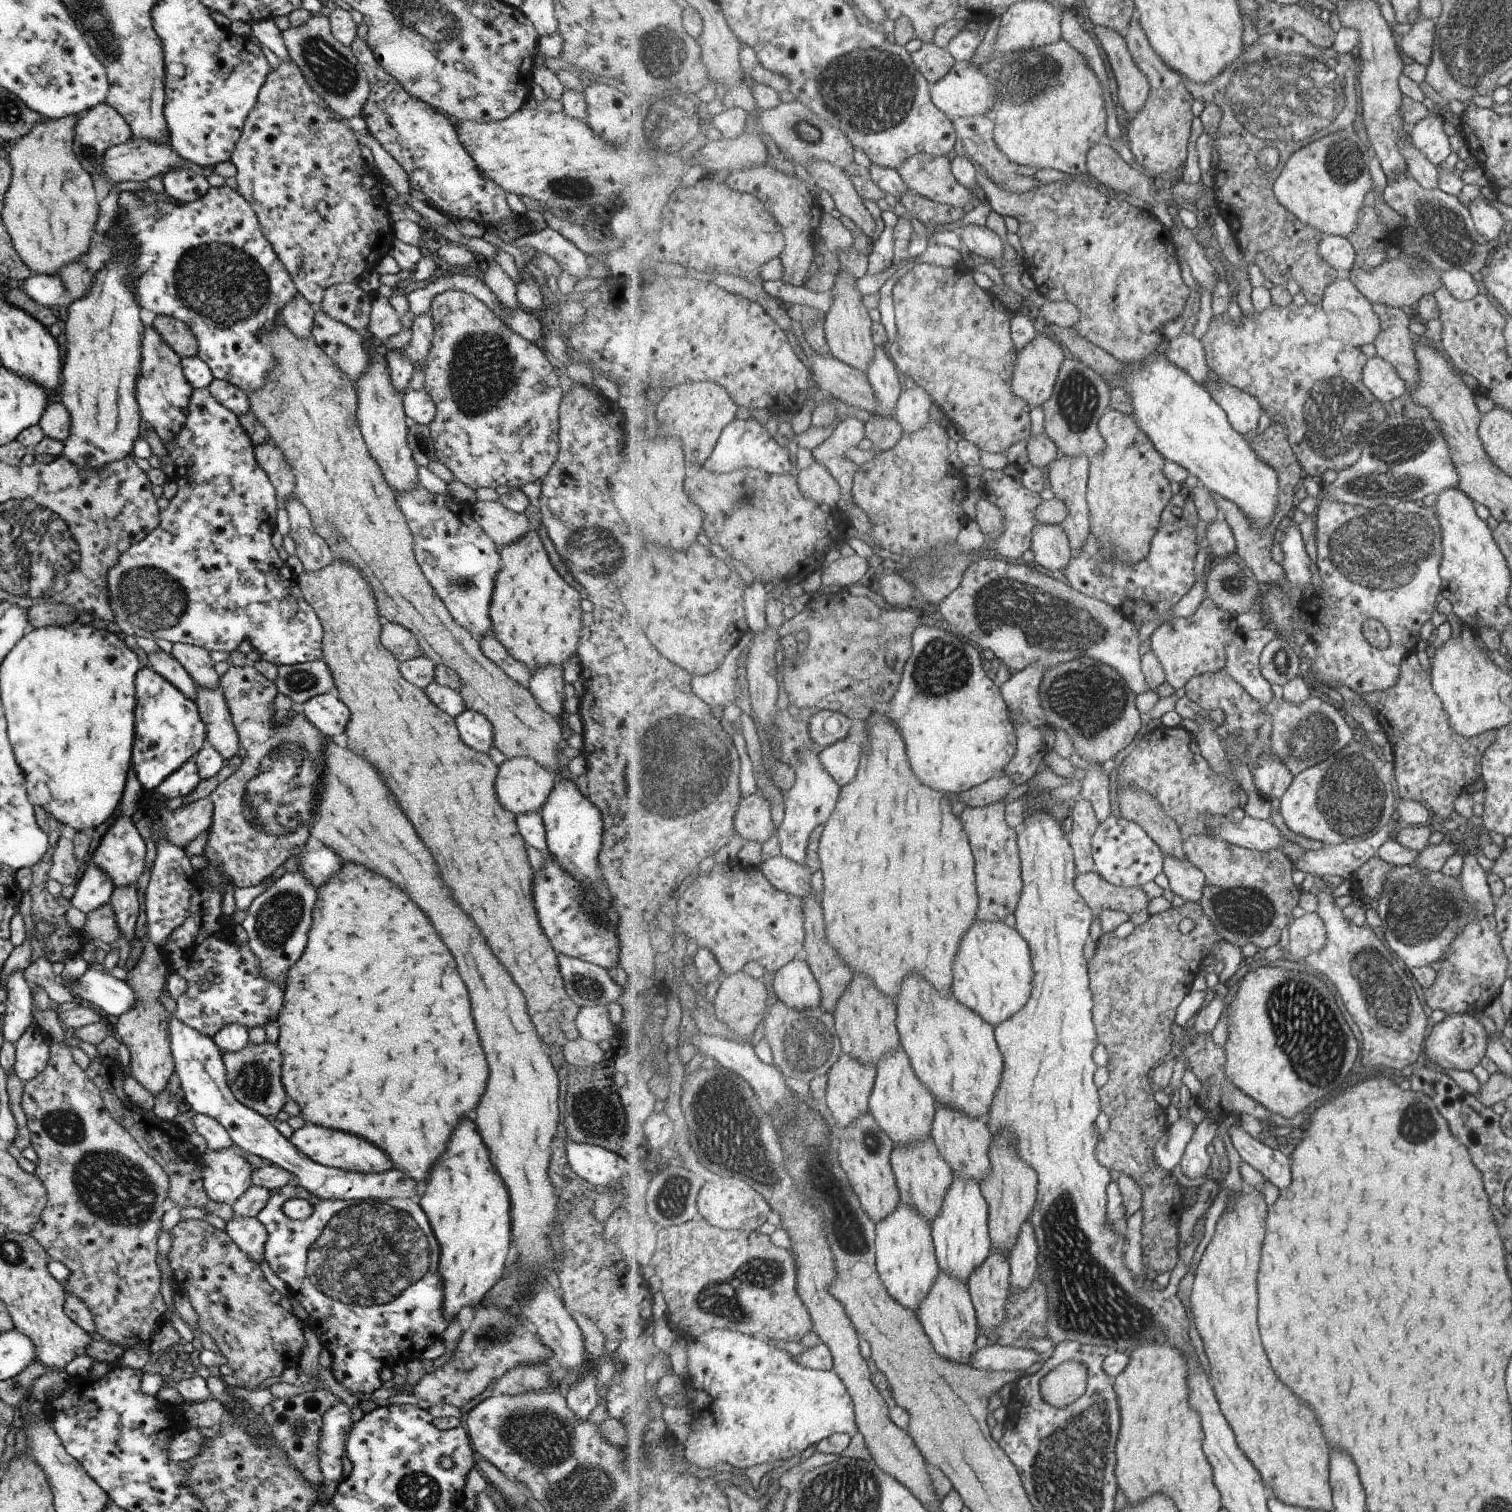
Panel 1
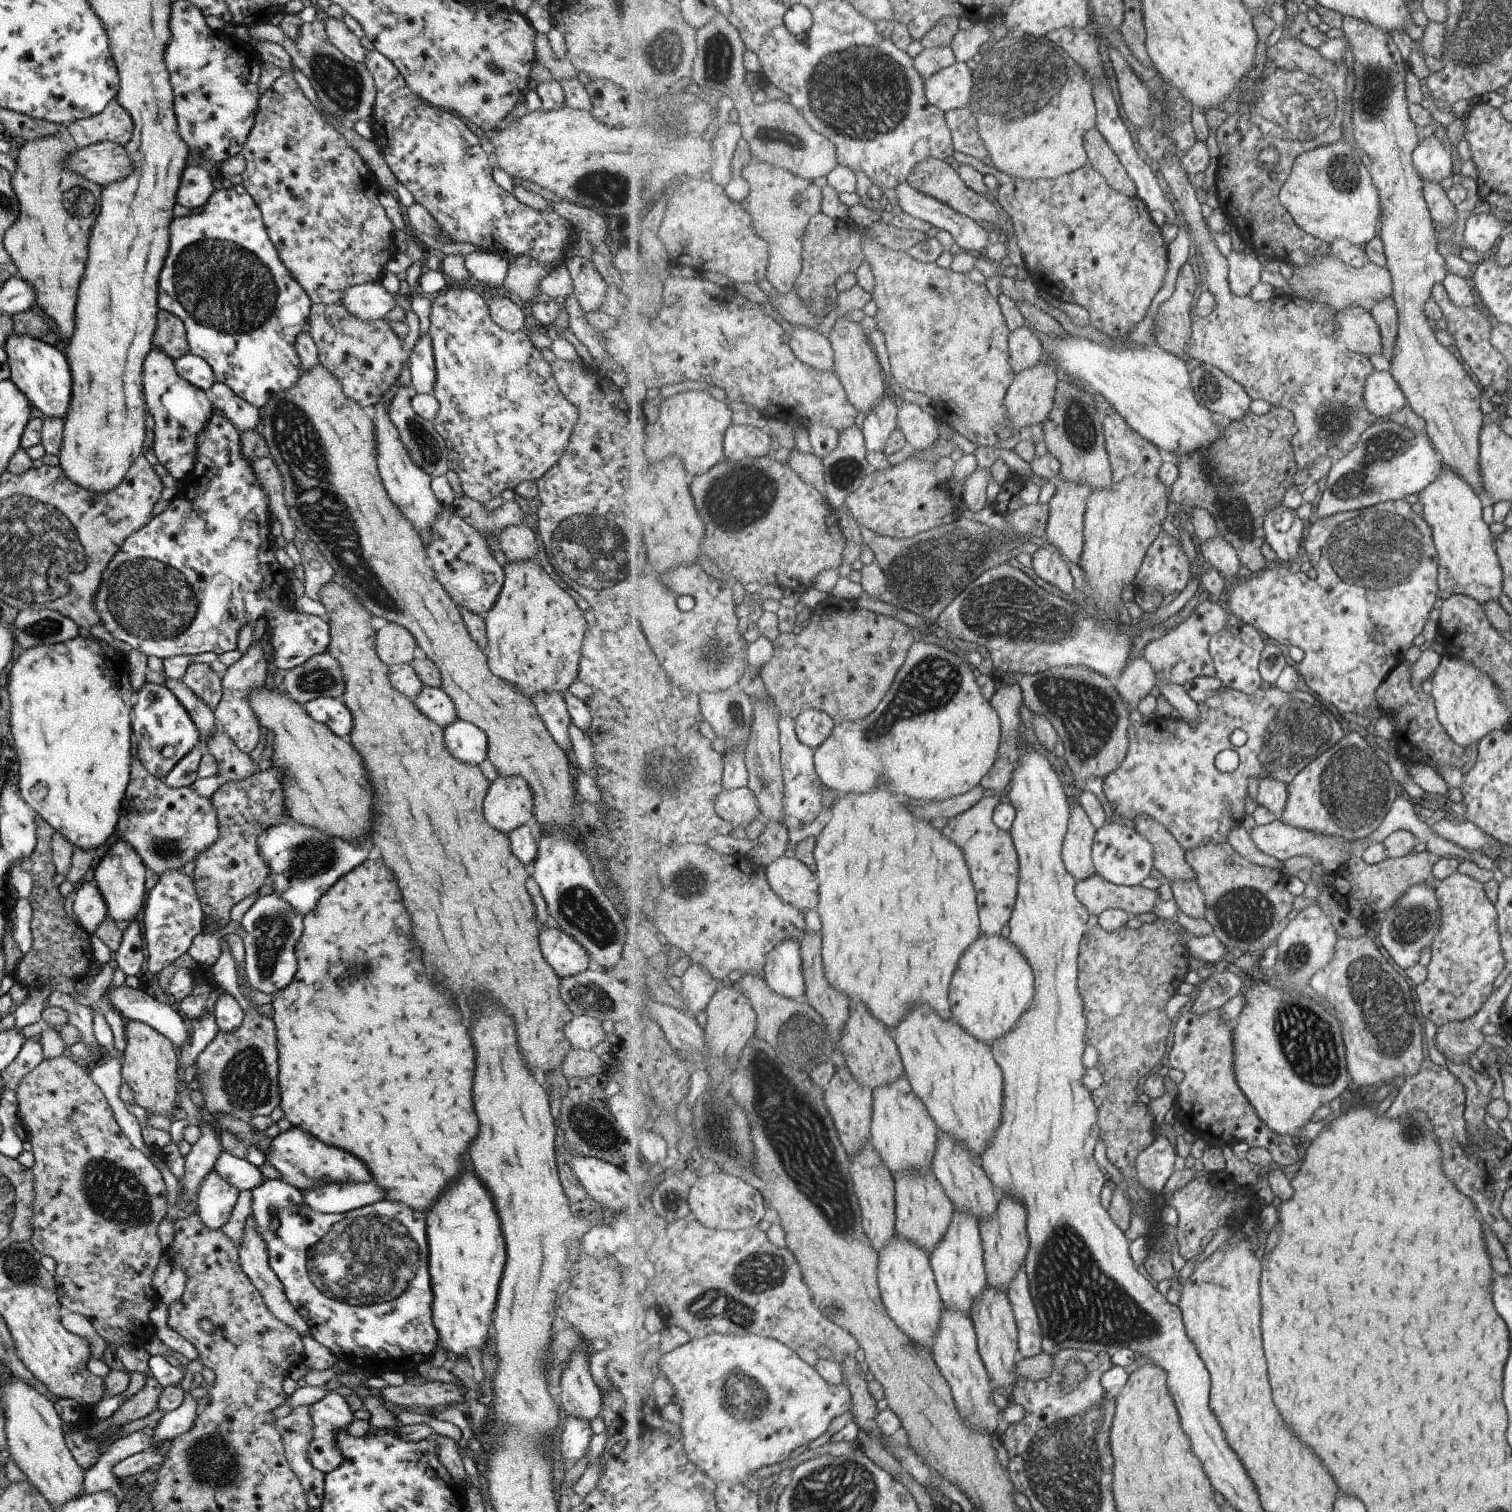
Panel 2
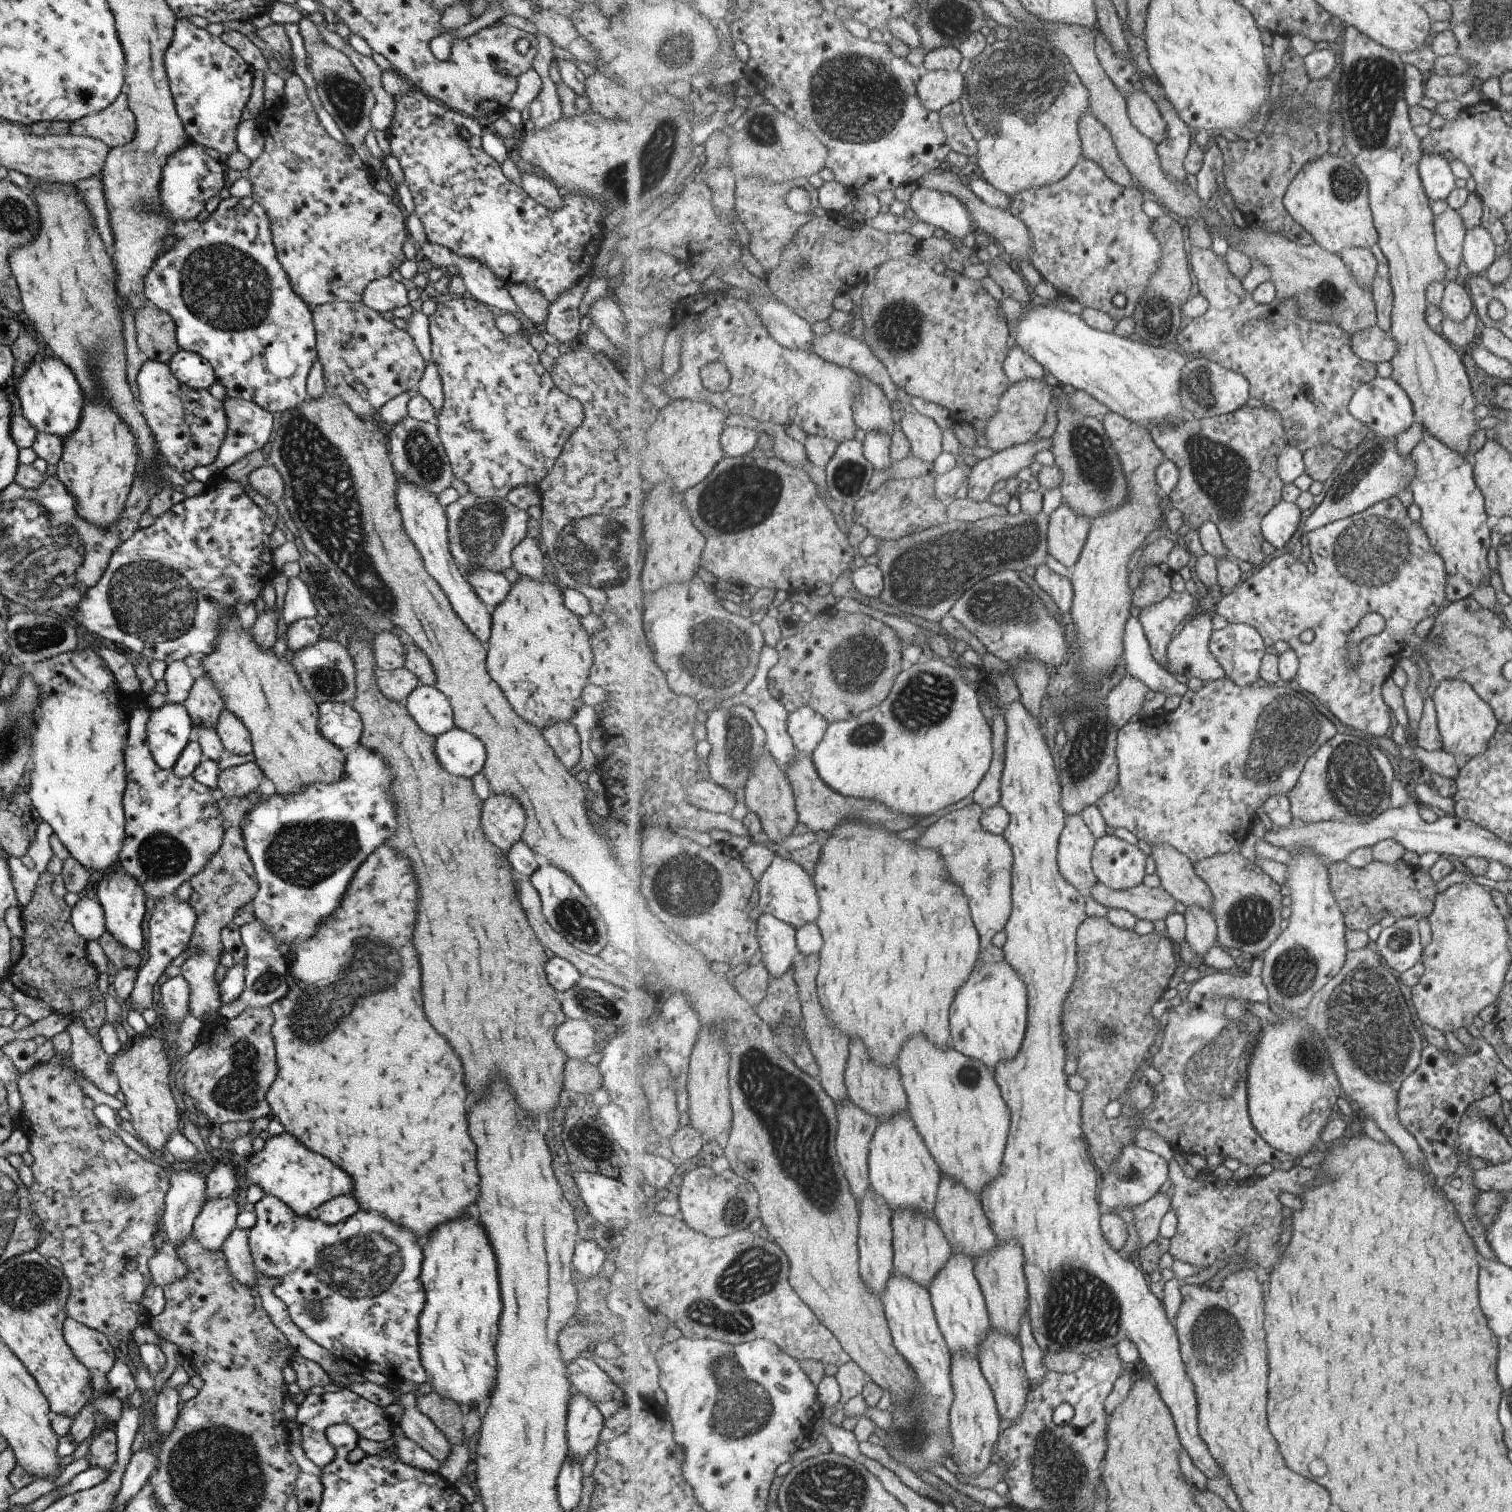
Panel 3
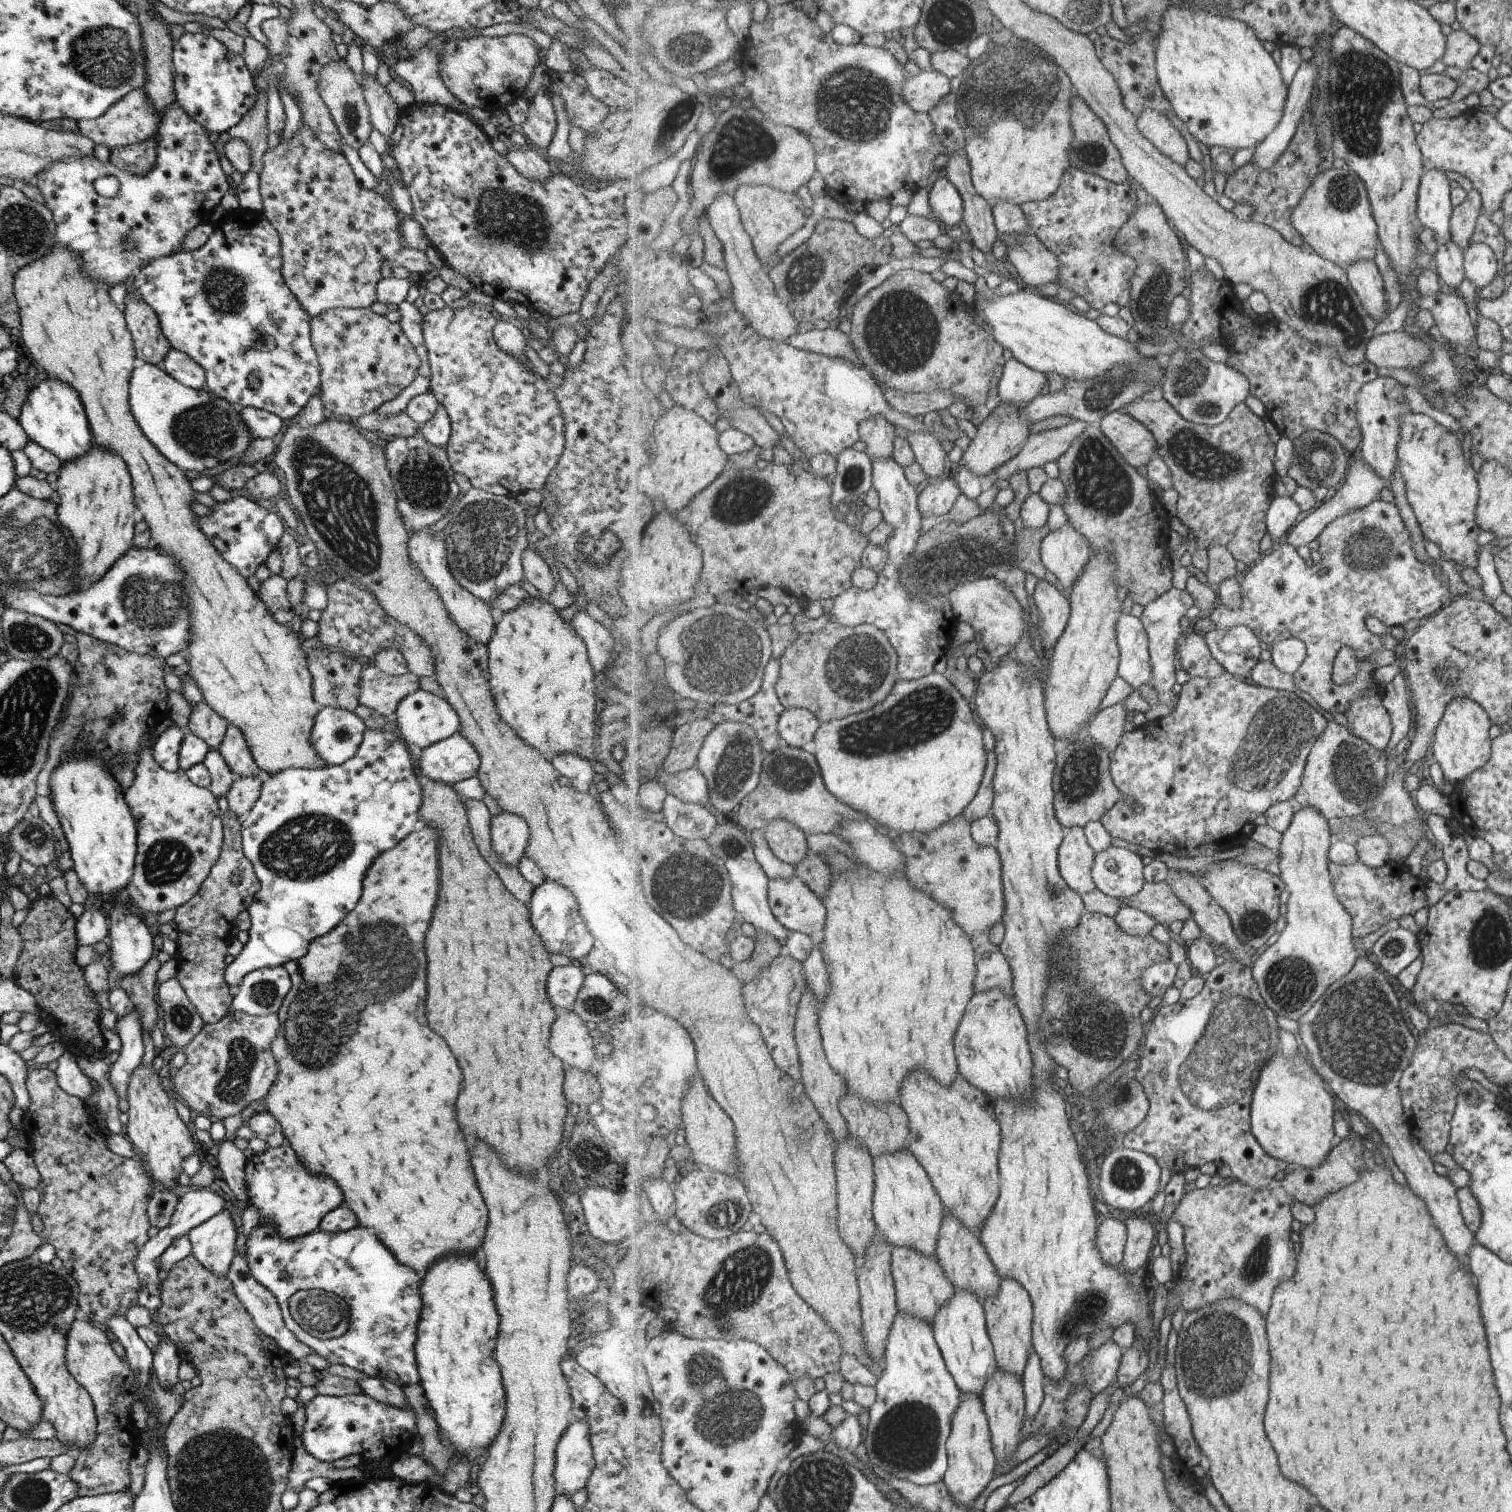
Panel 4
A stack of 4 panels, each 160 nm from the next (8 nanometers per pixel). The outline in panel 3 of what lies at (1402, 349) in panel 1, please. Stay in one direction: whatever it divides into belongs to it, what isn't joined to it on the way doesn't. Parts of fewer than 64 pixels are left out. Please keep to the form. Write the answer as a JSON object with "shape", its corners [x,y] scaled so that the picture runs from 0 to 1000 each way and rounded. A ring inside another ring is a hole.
{"shape":[[[908,162],[907,165],[911,172],[911,179],[907,188],[907,194],[910,200],[911,209],[911,216],[916,220],[921,218],[921,206],[922,204],[922,193],[919,186],[919,176],[913,162]]]}

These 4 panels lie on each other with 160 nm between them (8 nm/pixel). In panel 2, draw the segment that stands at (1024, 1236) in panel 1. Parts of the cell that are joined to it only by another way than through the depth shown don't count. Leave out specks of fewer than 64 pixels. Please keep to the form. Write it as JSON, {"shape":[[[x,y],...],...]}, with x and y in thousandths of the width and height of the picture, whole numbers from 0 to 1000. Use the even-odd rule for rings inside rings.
{"shape":[[[679,835],[669,847],[667,856],[674,878],[674,896],[676,898],[684,897],[690,893],[689,891],[690,882],[688,869],[686,868],[683,856],[683,848],[679,840]]]}

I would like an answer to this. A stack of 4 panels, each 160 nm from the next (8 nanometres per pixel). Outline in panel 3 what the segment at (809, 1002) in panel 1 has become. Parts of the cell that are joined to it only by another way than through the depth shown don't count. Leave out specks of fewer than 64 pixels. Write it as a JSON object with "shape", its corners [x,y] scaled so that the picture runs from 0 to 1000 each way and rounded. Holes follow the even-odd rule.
{"shape":[[[509,604],[502,607],[501,612],[505,638],[510,647],[517,647],[530,633],[530,628],[528,625],[528,614]]]}

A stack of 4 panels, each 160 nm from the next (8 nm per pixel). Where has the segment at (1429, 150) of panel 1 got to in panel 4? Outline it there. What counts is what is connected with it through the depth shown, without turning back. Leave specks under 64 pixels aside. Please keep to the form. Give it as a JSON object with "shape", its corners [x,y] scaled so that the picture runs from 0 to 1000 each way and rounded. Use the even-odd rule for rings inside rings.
{"shape":[[[946,112],[942,114],[939,120],[937,143],[940,150],[948,153],[951,162],[960,159],[960,145],[962,137],[957,113]]]}

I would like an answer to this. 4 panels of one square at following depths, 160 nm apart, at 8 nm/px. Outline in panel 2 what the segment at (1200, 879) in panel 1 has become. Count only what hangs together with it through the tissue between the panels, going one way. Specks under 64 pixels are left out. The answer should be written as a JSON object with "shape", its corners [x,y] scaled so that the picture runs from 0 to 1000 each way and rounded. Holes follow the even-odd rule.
{"shape":[[[780,581],[774,584],[776,594],[778,595],[780,602],[789,607],[798,607],[798,593],[792,582],[784,583]]]}

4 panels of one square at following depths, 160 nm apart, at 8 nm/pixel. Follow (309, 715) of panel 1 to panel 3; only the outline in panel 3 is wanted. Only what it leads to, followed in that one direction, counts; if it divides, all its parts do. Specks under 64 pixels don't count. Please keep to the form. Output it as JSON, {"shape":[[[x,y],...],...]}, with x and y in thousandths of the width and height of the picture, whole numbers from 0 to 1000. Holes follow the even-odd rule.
{"shape":[[[213,464],[210,466],[211,484],[226,496],[237,491],[239,479],[231,466]]]}

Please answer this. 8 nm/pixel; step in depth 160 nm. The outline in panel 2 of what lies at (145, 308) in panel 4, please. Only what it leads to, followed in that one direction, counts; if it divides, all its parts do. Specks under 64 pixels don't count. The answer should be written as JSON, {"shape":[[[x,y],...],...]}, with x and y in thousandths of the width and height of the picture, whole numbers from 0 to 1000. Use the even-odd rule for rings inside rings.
{"shape":[[[104,206],[103,218],[99,226],[101,231],[108,232],[114,239],[124,233],[120,212],[109,206]]]}

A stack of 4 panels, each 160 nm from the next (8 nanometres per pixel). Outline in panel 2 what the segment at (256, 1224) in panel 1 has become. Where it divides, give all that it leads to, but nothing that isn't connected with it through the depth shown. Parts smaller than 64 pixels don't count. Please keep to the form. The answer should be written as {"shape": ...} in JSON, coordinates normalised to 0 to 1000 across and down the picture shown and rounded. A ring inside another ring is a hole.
{"shape":[[[163,806],[161,812],[161,815],[157,821],[157,835],[159,840],[162,842],[162,844],[167,849],[167,851],[171,852],[175,864],[178,866],[178,868],[186,874],[188,874],[190,877],[194,878],[196,882],[198,882],[198,884],[204,882],[204,877],[202,874],[198,870],[198,868],[194,865],[193,862],[191,862],[190,858],[188,857],[187,849],[184,847],[182,842],[178,839],[177,829],[176,827],[175,821],[173,821],[173,817],[169,814],[168,810],[168,806]]]}

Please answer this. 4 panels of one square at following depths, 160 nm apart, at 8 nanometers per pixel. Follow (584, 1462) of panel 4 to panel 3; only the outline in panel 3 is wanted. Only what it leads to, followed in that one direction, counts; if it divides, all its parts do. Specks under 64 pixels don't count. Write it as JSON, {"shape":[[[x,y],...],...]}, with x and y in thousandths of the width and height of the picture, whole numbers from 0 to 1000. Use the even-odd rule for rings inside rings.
{"shape":[[[386,921],[377,922],[374,933],[374,963],[385,966],[394,956],[398,935]]]}

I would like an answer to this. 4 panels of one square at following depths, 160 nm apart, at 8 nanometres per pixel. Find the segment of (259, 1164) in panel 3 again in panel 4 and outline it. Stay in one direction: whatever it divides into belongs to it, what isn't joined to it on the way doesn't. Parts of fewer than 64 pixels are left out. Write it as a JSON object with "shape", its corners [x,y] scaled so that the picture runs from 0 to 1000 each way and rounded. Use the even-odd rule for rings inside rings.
{"shape":[[[190,756],[183,759],[177,758],[174,762],[167,763],[165,766],[163,766],[161,780],[163,785],[163,797],[169,798],[171,803],[170,810],[178,809],[178,815],[183,815],[188,819],[200,817],[207,813],[210,813],[214,803],[227,796],[225,784],[223,784],[223,782],[217,778],[204,775],[198,769],[194,760]]]}

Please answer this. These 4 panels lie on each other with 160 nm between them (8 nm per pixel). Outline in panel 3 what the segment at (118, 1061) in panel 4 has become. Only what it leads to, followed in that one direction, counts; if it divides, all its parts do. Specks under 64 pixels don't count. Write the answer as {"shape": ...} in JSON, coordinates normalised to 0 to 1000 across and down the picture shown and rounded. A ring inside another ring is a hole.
{"shape":[[[116,590],[106,593],[102,597],[100,606],[97,608],[97,632],[97,636],[94,638],[89,648],[86,660],[88,667],[92,670],[95,667],[100,667],[100,653],[104,649],[104,647],[109,644],[110,640],[113,638],[114,635],[124,626],[126,622],[128,613],[130,610],[130,603],[124,596],[117,595]]]}

